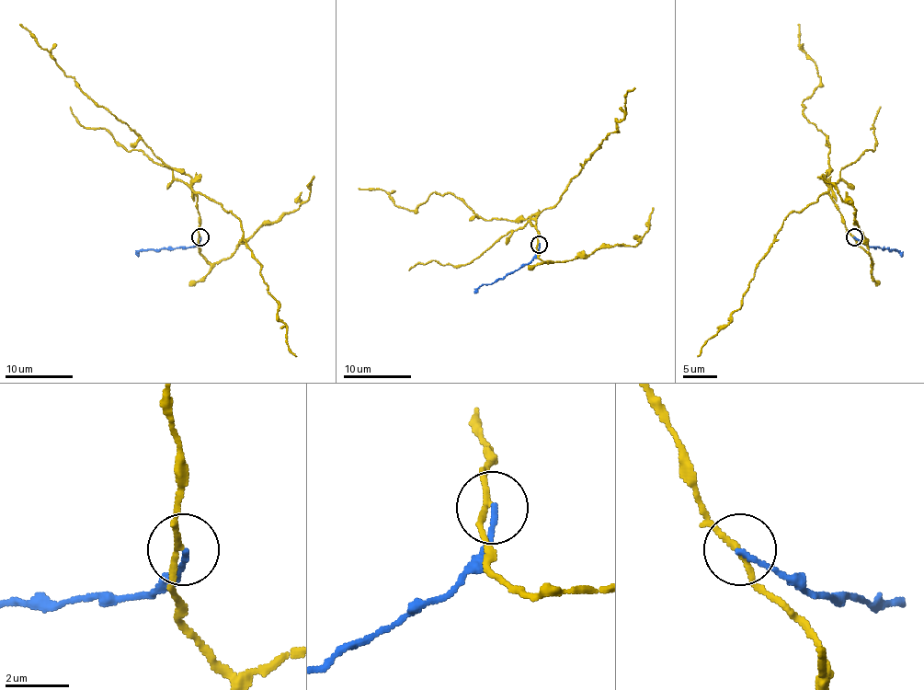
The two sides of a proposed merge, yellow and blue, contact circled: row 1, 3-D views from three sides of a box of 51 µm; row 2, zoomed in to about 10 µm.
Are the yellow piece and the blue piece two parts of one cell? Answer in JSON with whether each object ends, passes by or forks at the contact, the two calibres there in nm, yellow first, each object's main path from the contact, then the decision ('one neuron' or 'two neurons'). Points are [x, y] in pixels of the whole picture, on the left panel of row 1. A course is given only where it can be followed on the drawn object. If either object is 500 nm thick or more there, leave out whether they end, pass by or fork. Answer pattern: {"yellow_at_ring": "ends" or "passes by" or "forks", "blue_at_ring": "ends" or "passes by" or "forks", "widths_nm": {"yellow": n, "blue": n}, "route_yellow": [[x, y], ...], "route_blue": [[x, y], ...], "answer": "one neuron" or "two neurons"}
{"yellow_at_ring": "passes by", "blue_at_ring": "ends", "widths_nm": {"yellow": 160, "blue": 160}, "route_yellow": [[200, 236], [197, 197], [190, 177], [166, 166], [144, 143], [68, 76], [20, 23]], "route_blue": [[200, 236], [192, 247], [142, 250], [136, 255]], "answer": "two neurons"}

